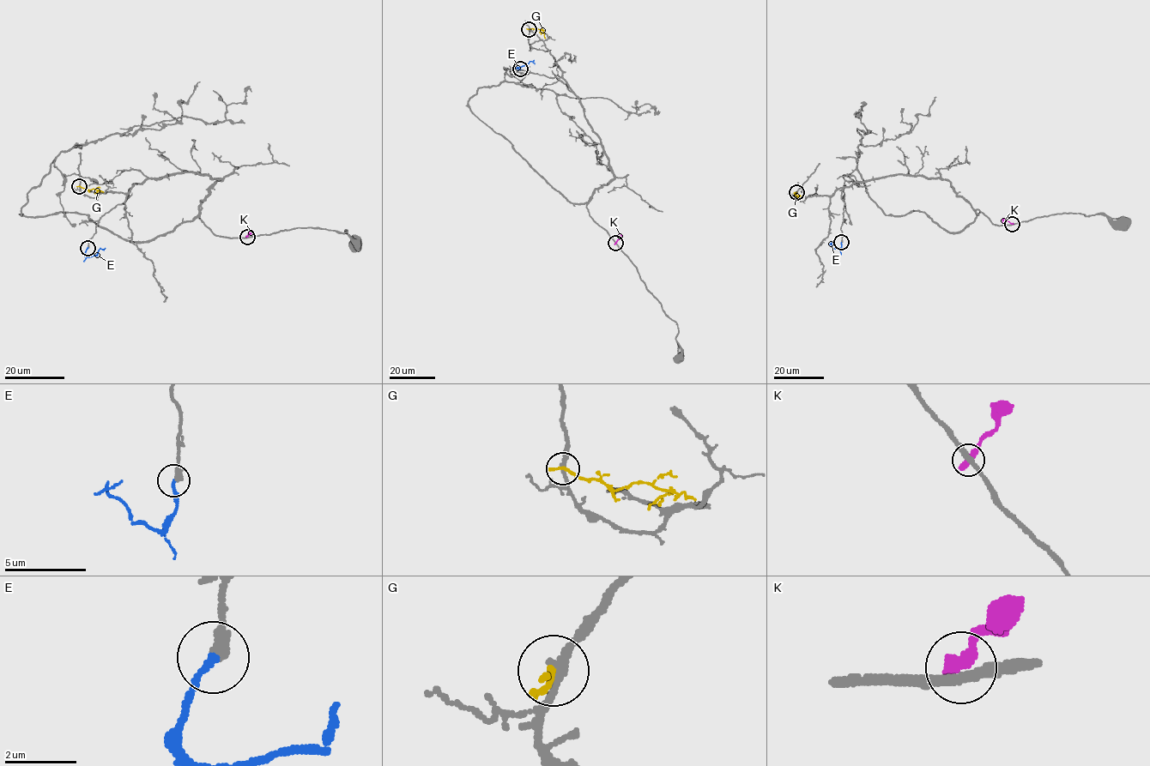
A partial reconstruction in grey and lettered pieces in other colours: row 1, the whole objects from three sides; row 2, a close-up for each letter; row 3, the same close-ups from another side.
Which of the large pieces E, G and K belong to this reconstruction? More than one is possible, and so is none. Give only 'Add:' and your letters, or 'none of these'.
Add: E

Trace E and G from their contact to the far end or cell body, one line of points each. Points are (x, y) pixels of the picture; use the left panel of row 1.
E: (87, 247), (86, 256), (95, 256), (99, 250), (105, 248)
G: (80, 186), (103, 192)

